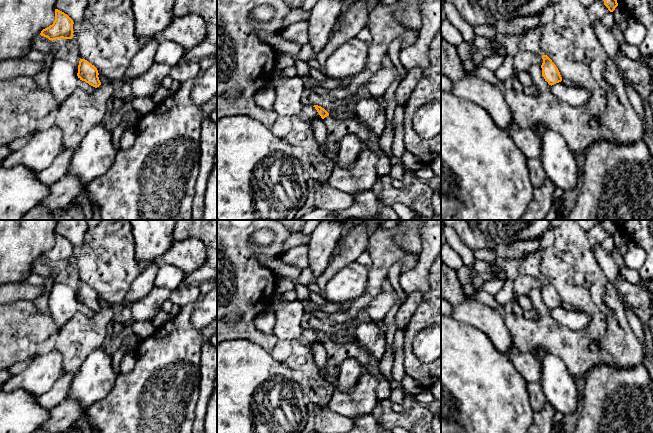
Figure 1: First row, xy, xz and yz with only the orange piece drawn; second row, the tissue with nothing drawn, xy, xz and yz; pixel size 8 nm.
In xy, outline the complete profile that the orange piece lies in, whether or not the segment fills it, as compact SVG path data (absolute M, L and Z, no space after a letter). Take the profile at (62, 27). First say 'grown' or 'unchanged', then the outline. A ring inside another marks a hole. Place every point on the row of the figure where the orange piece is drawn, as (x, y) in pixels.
unchanged; M55 9L55 20L52 25L43 29L40 33L41 36L49 40L56 39L72 39L73 37L73 20L64 12Z

